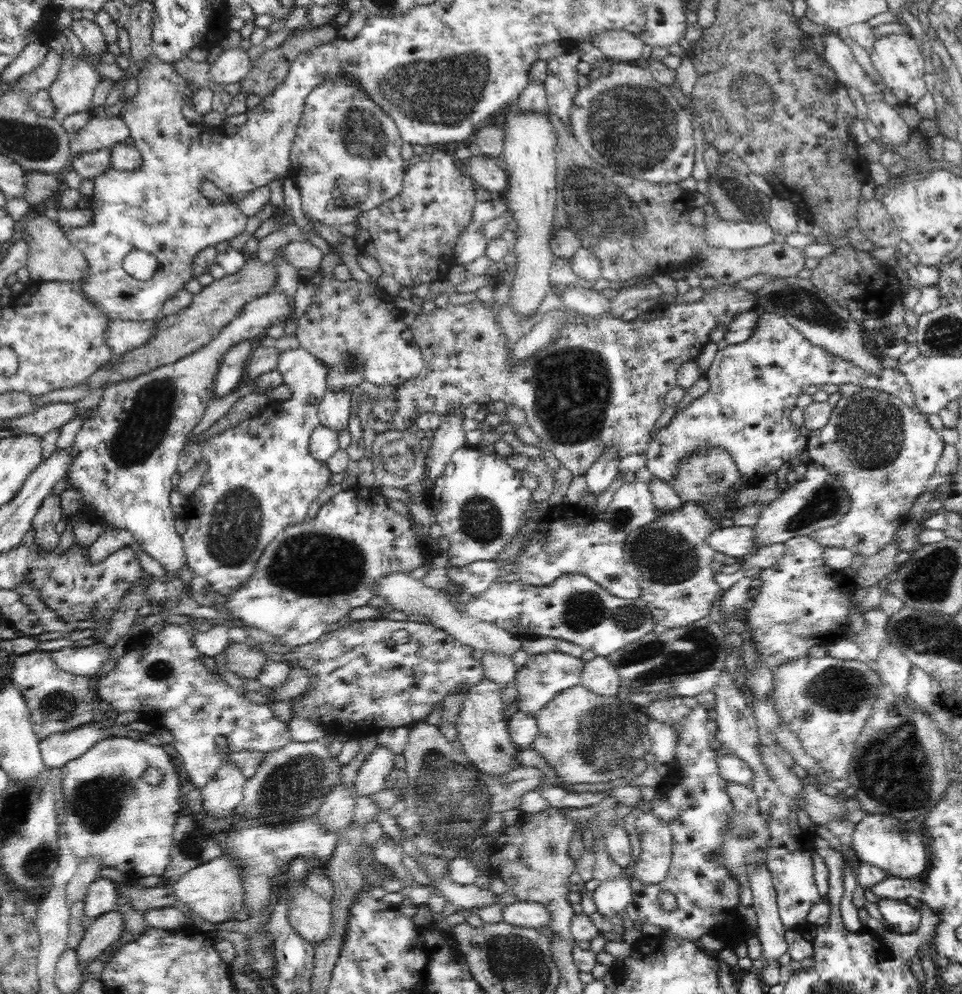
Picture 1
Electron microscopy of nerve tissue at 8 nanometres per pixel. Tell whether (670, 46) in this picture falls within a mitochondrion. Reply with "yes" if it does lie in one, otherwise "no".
no

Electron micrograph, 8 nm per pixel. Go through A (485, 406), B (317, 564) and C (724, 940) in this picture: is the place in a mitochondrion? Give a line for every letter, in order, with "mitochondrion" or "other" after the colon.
A: other
B: mitochondrion
C: other

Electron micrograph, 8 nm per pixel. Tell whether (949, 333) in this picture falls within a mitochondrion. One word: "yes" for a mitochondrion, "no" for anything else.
yes

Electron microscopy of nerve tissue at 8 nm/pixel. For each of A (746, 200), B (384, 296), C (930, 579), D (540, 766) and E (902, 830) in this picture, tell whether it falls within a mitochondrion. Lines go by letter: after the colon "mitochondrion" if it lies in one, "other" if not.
A: mitochondrion
B: other
C: mitochondrion
D: other
E: mitochondrion

